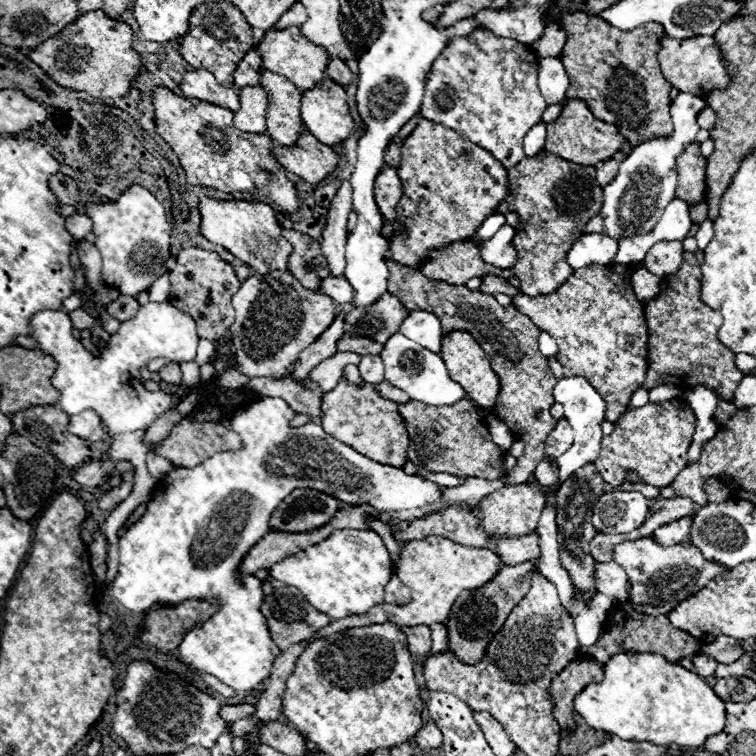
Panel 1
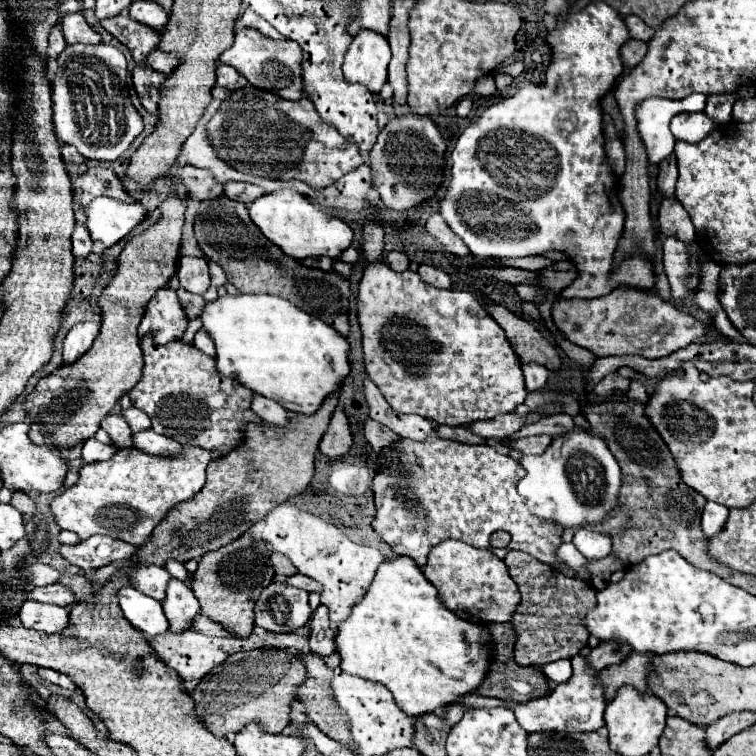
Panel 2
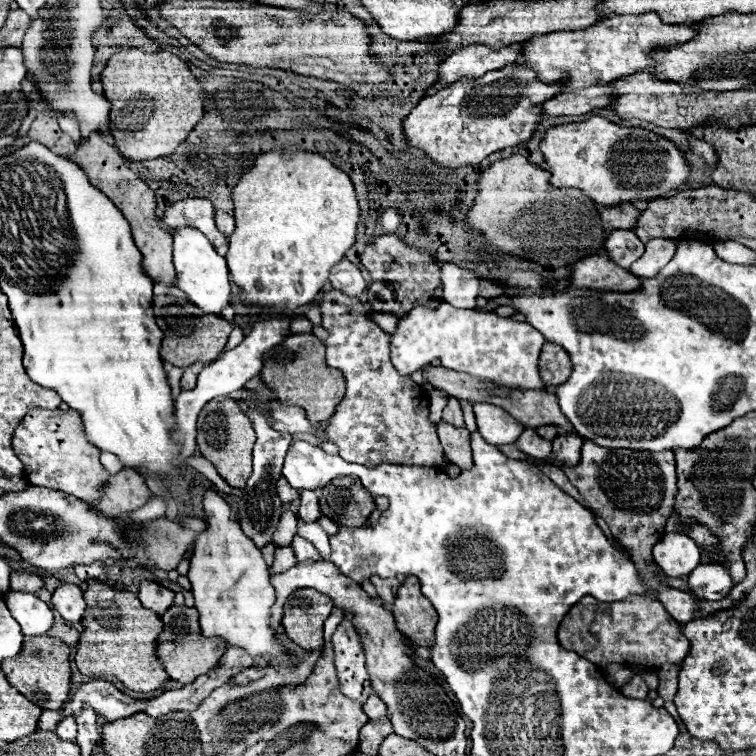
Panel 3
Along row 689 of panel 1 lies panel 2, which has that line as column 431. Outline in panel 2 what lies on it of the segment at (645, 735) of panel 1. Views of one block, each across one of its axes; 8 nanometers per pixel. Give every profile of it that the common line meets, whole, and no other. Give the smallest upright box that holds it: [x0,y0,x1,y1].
[336,556,490,716]

